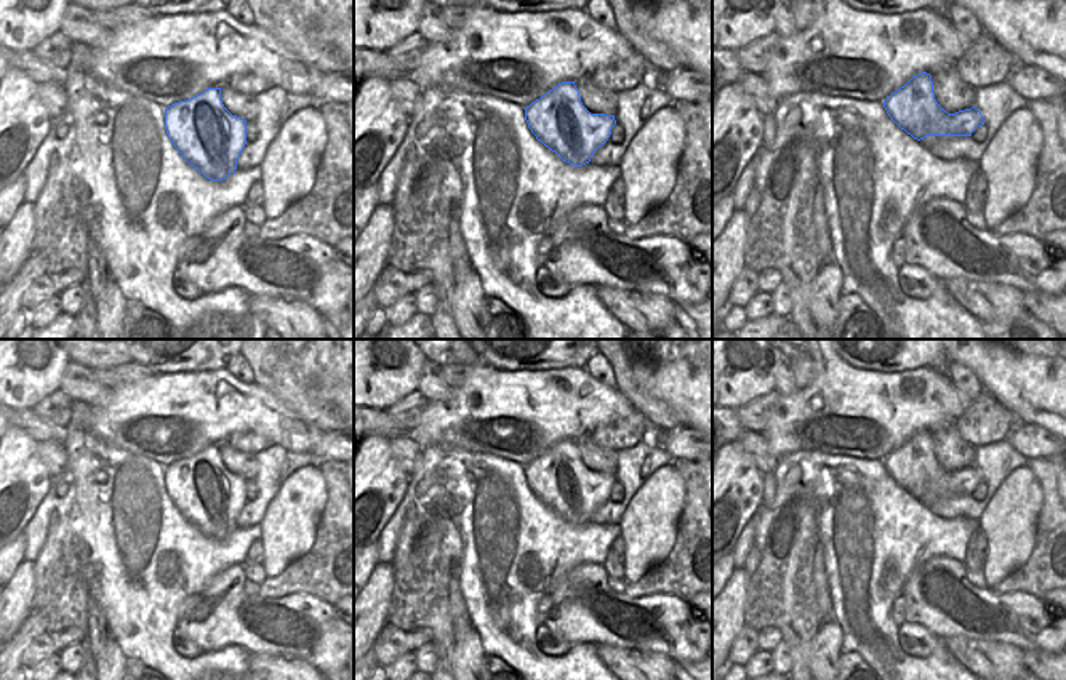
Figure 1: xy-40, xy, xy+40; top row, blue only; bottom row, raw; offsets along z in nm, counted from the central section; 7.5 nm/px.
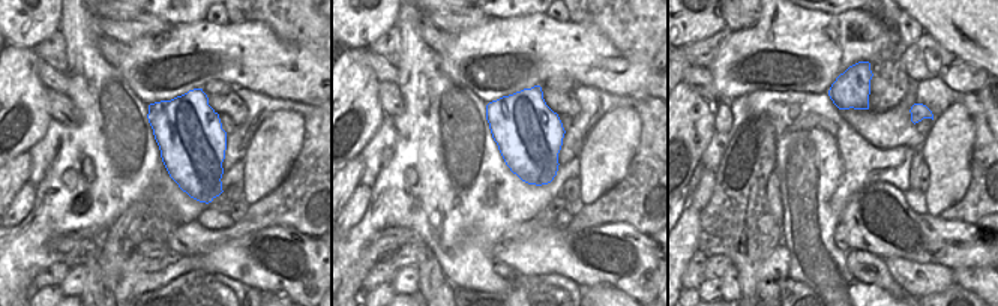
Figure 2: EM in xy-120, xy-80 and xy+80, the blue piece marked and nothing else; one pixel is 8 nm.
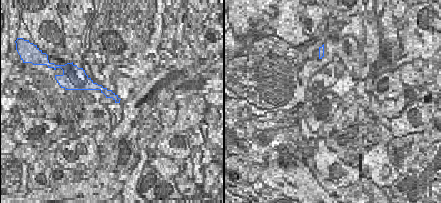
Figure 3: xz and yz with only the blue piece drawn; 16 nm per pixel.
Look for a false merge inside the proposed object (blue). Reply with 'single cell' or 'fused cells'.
single cell

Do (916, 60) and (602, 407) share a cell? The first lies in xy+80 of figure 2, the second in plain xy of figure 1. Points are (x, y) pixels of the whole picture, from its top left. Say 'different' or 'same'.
different

